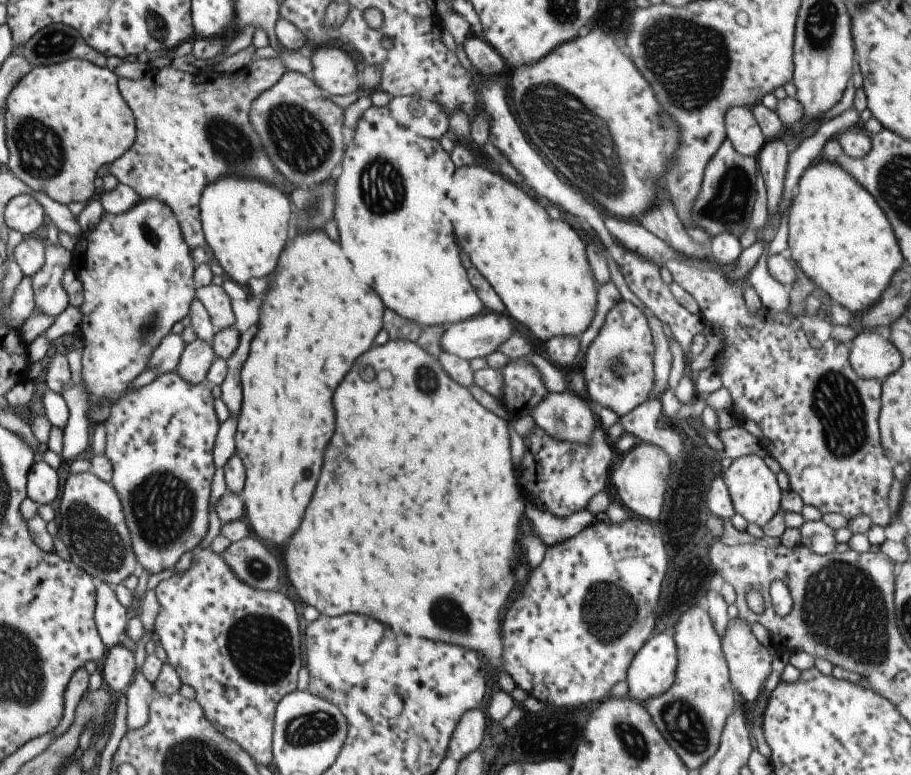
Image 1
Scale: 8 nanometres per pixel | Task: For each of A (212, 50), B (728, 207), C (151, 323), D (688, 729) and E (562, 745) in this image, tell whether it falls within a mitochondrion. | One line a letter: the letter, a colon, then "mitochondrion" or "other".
A: other
B: mitochondrion
C: mitochondrion
D: mitochondrion
E: mitochondrion

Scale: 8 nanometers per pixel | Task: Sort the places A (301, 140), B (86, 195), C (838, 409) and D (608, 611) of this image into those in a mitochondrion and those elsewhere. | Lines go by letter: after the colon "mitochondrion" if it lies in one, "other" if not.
A: mitochondrion
B: other
C: mitochondrion
D: mitochondrion

